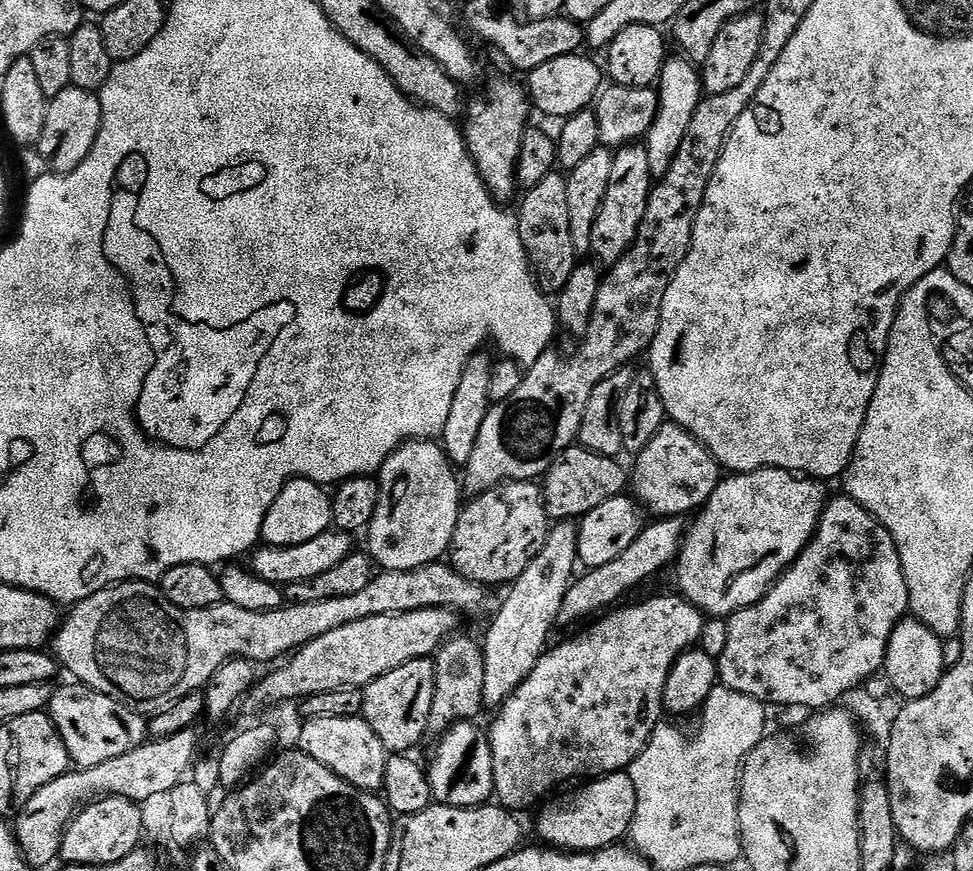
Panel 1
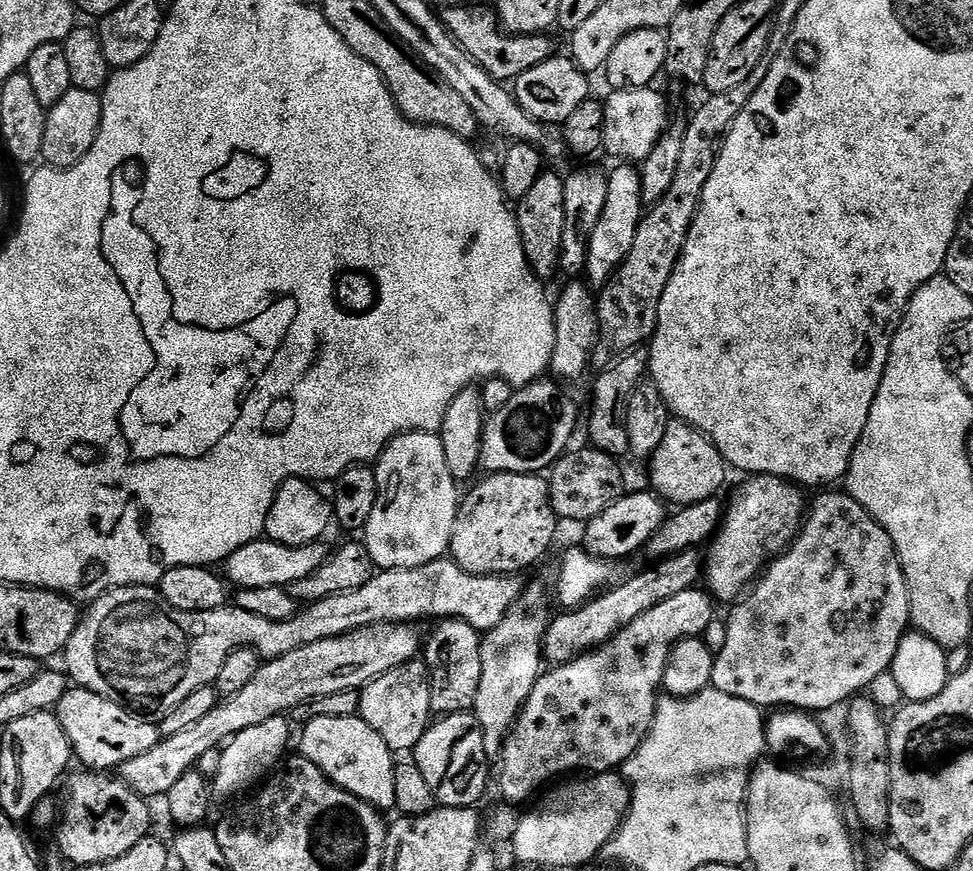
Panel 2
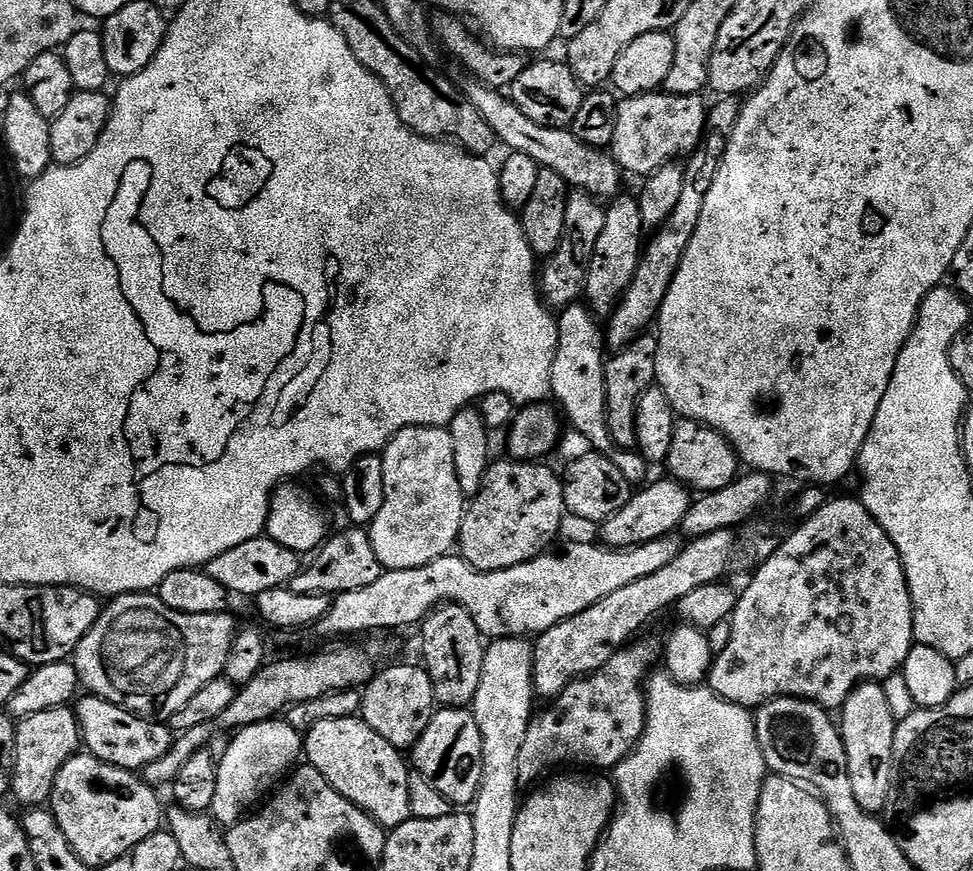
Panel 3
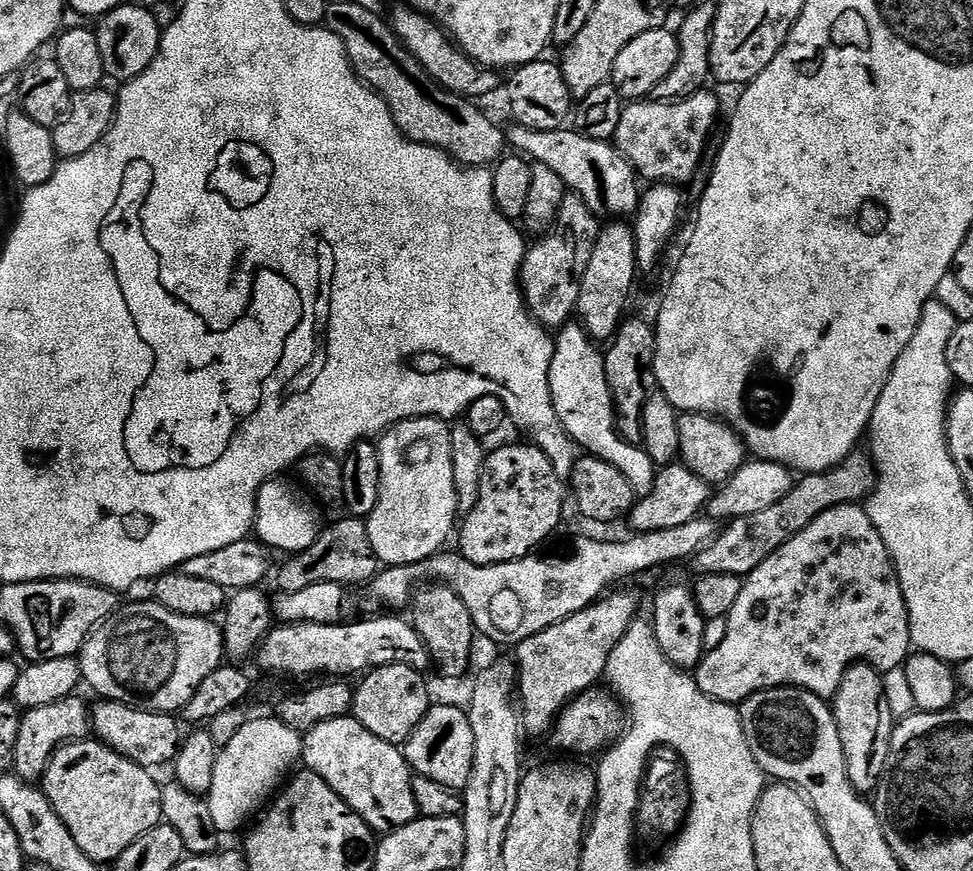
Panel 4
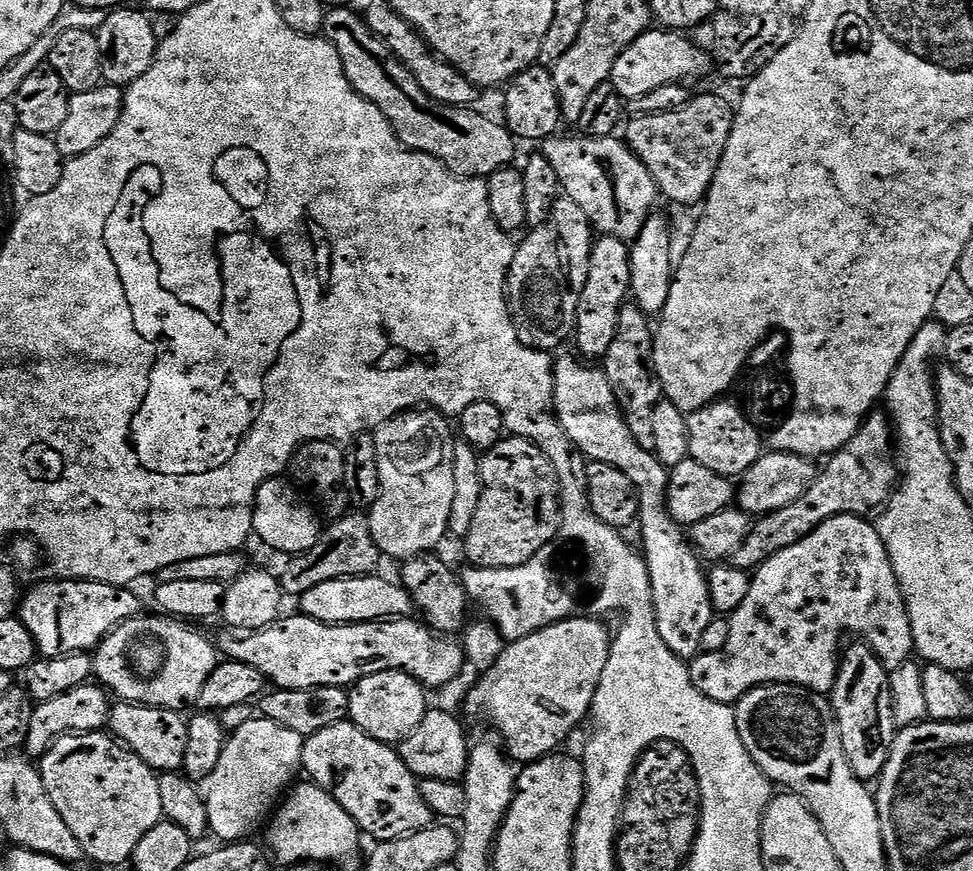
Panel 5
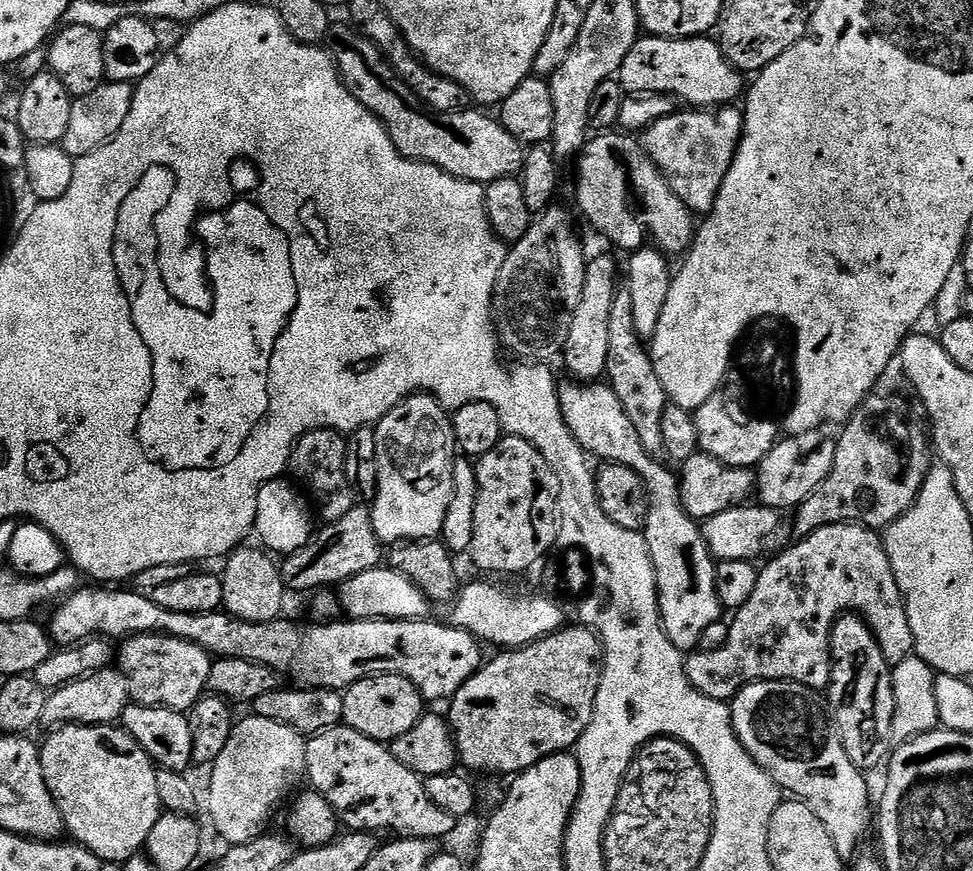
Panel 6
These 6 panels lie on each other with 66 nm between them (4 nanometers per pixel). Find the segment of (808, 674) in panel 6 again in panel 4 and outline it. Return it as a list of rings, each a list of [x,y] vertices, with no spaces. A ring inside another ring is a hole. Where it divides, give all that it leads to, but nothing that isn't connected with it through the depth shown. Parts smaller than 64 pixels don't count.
[[[843,504],[837,508],[826,510],[826,514],[818,514],[806,530],[794,534],[786,546],[782,546],[758,570],[754,570],[749,576],[743,577],[744,585],[738,602],[734,602],[734,610],[728,615],[728,629],[726,638],[722,638],[722,646],[718,646],[712,652],[705,652],[704,659],[694,670],[696,685],[710,698],[714,698],[723,704],[735,704],[737,706],[751,698],[756,692],[770,690],[771,688],[801,688],[807,692],[813,692],[822,699],[831,701],[838,694],[842,686],[844,676],[853,664],[869,664],[877,672],[883,674],[901,667],[907,661],[913,651],[910,638],[910,622],[908,621],[908,607],[902,594],[902,586],[896,577],[896,565],[892,563],[892,556],[886,550],[886,542],[882,542],[882,534],[870,522],[867,511],[860,504]]]

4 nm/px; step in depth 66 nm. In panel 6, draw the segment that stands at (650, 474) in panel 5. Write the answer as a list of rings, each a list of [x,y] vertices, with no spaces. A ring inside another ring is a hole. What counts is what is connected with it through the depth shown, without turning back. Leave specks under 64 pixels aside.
[[[604,382],[568,383],[572,384],[563,383],[557,392],[562,418],[566,418],[570,434],[574,434],[589,457],[596,459],[597,456],[600,462],[630,466],[646,486],[648,517],[642,535],[654,562],[660,621],[666,638],[674,642],[677,650],[681,654],[691,653],[699,649],[702,633],[722,619],[722,605],[716,585],[718,561],[706,546],[701,525],[688,516],[682,506],[677,473],[667,463],[652,456],[646,446],[642,446],[630,417],[626,410],[622,410],[622,402],[618,402],[618,394],[614,394]]]

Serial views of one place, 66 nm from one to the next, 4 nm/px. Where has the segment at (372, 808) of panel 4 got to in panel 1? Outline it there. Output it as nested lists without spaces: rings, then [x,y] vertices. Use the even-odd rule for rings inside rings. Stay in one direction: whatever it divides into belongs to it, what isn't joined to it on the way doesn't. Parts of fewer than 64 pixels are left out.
[[[363,715],[350,718],[310,718],[299,725],[299,751],[305,752],[314,762],[322,762],[326,770],[338,774],[350,786],[363,792],[379,793],[386,778],[388,747],[374,734],[374,730],[364,721]]]

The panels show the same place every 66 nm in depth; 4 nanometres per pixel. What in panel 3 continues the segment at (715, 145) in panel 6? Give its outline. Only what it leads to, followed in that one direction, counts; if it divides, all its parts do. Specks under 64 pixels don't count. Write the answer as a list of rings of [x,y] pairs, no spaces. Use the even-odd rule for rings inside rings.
[[[663,90],[623,97],[616,105],[610,145],[610,155],[621,173],[633,172],[639,178],[647,178],[664,164],[680,158],[676,156],[683,157],[697,151],[708,128],[709,109],[706,104],[704,108],[704,99],[703,95],[671,96]]]

